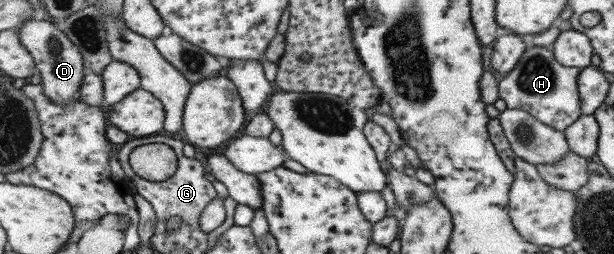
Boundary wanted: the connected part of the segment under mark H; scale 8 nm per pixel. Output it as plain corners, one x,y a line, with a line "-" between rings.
529,47
518,65
500,81
500,97
510,109
521,109
541,122
566,131
584,115
580,99
579,67
565,67
549,47

